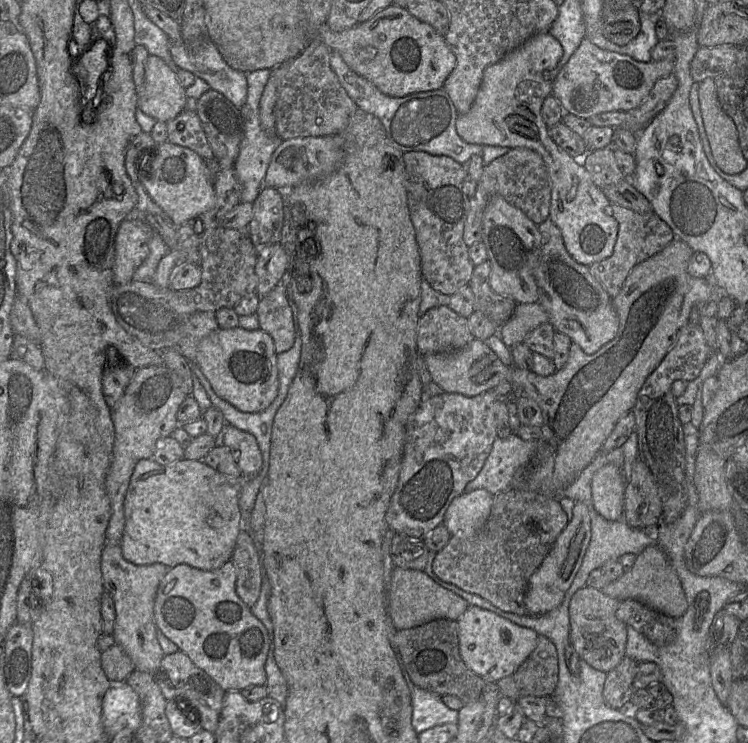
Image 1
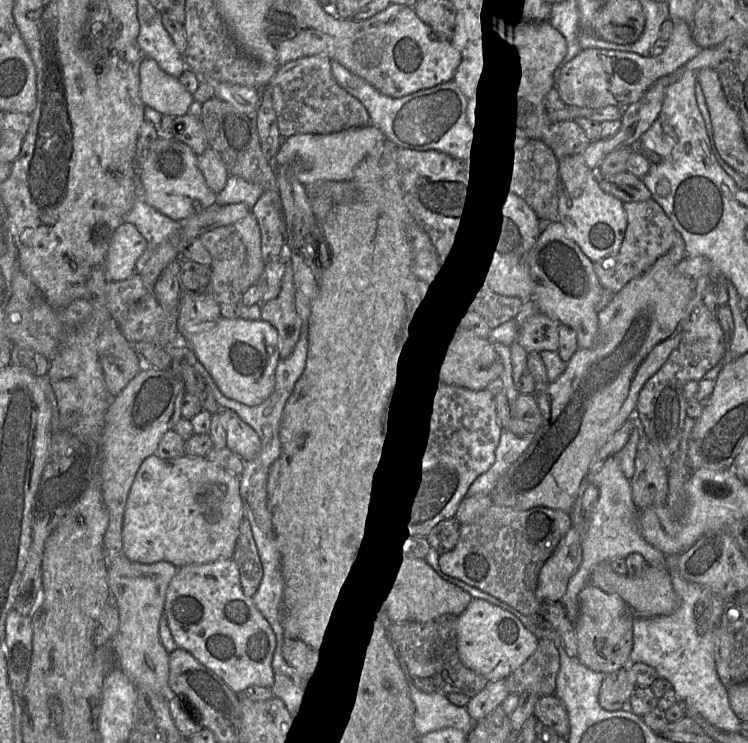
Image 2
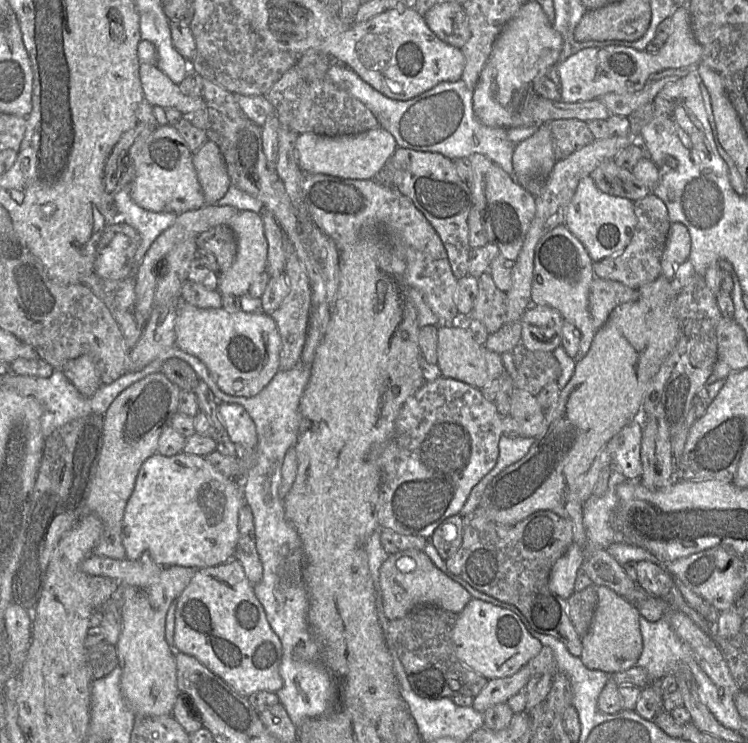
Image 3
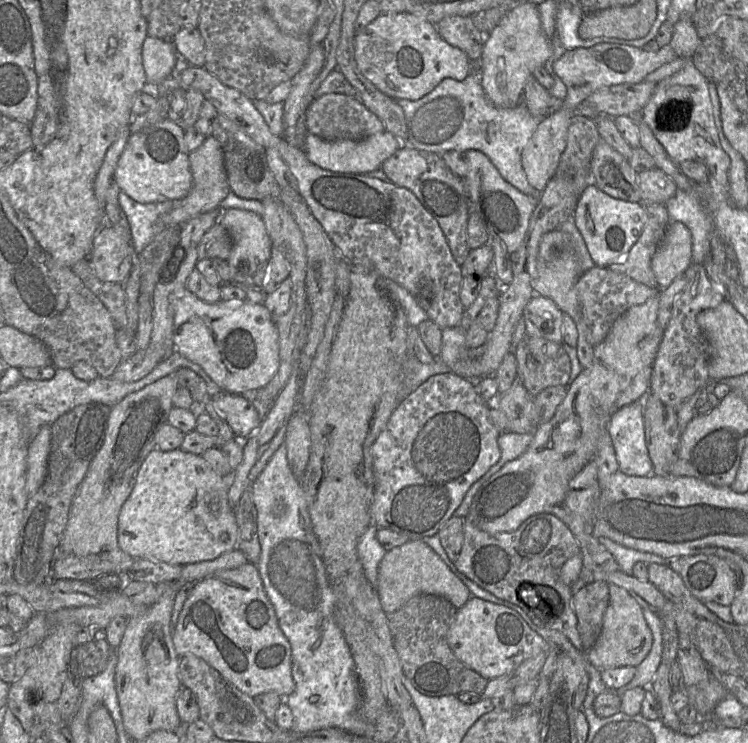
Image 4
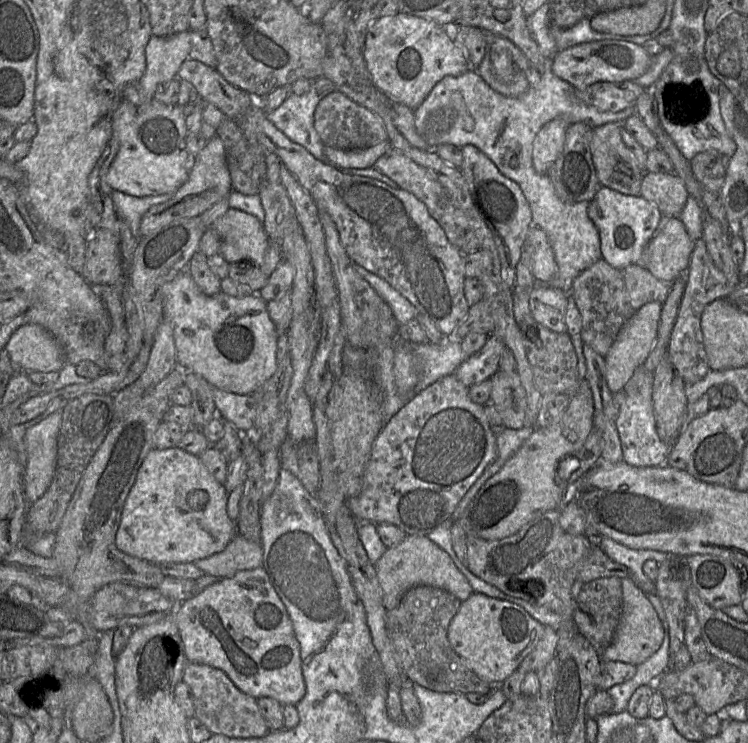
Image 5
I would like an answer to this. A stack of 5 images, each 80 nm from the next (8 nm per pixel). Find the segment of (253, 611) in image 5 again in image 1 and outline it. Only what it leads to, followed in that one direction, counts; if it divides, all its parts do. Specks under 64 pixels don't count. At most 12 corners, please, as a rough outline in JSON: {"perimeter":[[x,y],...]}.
{"perimeter":[[232,560],[171,568],[157,629],[223,690],[266,685],[270,640]]}

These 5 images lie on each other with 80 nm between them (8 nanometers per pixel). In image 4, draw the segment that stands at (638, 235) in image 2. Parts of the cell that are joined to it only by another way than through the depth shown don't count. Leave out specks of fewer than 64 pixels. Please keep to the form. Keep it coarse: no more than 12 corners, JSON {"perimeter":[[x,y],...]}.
{"perimeter":[[643,202],[647,221],[626,257],[607,268],[657,287],[651,261],[671,220]]}

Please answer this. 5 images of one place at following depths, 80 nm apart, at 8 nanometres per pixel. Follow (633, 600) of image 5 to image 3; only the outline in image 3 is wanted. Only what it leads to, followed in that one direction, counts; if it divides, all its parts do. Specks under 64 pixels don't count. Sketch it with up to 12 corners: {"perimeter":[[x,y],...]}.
{"perimeter":[[597,586],[581,638],[587,668],[611,675],[637,665],[640,614]]}

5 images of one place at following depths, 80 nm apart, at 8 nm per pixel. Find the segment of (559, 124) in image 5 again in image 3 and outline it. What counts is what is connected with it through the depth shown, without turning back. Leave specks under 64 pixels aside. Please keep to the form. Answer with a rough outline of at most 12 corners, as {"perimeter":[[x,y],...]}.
{"perimeter":[[549,125],[516,144],[520,184],[544,182],[556,162]]}

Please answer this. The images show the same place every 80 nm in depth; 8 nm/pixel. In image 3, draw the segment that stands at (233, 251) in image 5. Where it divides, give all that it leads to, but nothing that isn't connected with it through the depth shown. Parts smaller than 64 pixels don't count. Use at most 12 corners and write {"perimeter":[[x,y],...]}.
{"perimeter":[[238,211],[226,224],[237,254],[220,275],[221,294],[242,297],[267,270],[261,214]]}

